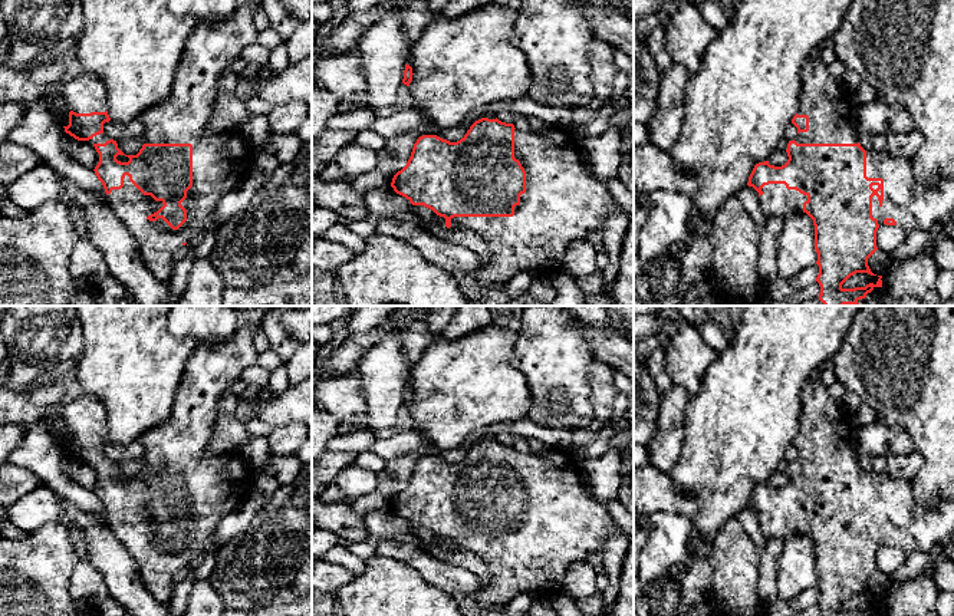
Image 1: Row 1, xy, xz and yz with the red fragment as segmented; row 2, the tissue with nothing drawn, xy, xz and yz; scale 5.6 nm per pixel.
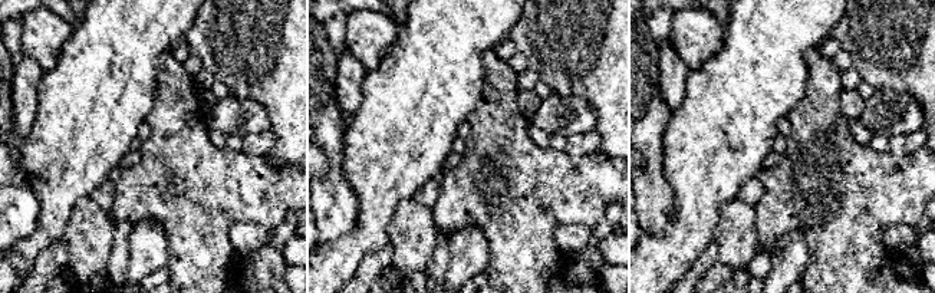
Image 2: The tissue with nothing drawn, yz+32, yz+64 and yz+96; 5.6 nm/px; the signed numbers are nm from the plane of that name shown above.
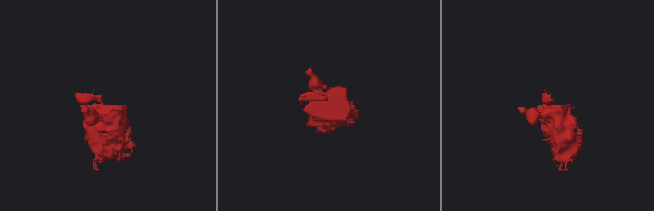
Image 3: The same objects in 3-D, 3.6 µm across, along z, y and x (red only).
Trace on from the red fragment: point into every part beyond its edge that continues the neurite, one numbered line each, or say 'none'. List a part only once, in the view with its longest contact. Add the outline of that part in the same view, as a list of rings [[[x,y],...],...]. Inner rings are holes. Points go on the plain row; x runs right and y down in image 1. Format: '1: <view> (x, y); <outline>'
1: xy (220, 483); [[[261,320],[237,329],[224,340],[197,343],[177,388],[171,418],[147,432],[147,448],[142,455],[144,465],[193,467],[193,508],[181,524],[187,531],[187,543],[178,551],[172,551],[162,540],[149,543],[147,538],[157,534],[164,526],[162,523],[155,523],[151,517],[144,517],[129,503],[128,497],[124,500],[121,511],[112,511],[106,517],[108,527],[138,563],[145,589],[165,606],[172,597],[174,576],[195,556],[208,556],[218,551],[220,544],[213,540],[217,524],[227,514],[236,511],[253,490],[256,471],[243,459],[240,449],[217,455],[210,455],[207,449],[223,393],[231,388],[246,368],[256,363],[257,352],[253,339],[259,330],[261,330]]]

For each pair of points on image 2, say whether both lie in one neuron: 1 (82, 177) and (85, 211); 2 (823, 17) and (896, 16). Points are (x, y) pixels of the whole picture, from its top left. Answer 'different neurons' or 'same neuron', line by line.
1: different neurons
2: different neurons

